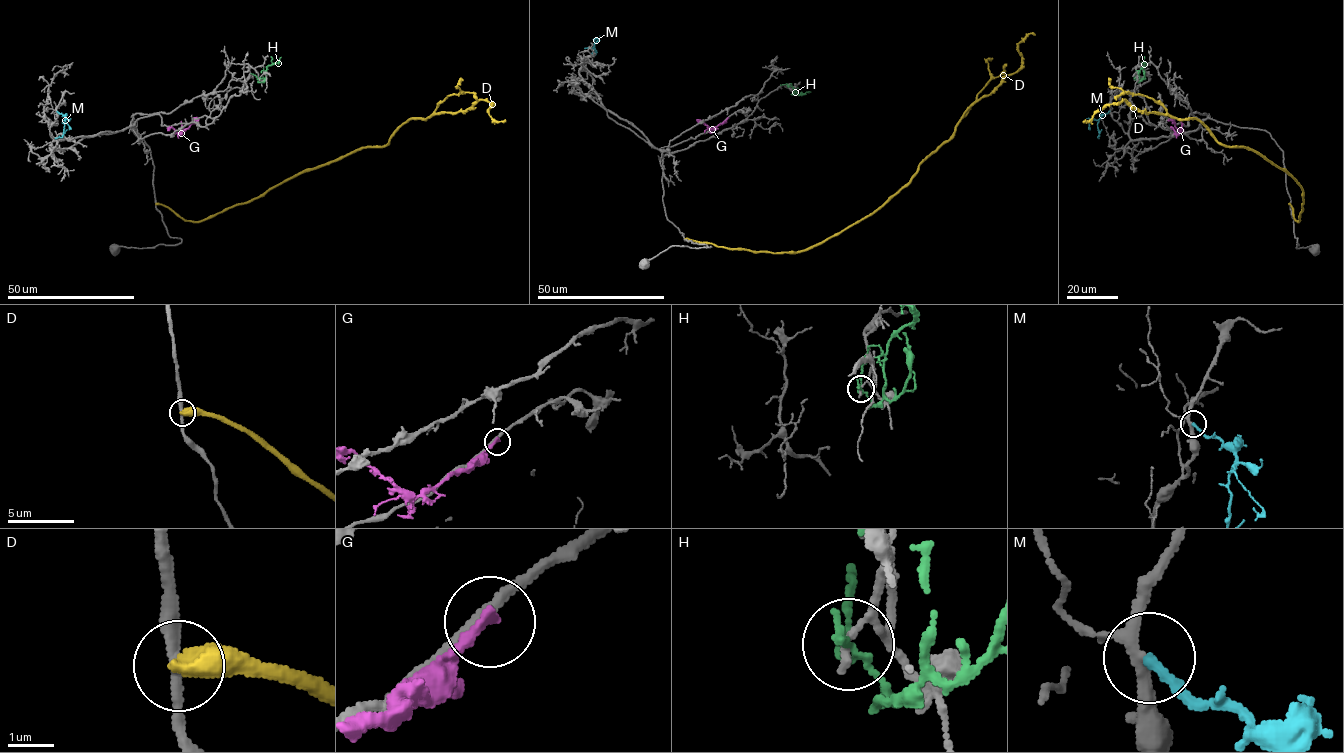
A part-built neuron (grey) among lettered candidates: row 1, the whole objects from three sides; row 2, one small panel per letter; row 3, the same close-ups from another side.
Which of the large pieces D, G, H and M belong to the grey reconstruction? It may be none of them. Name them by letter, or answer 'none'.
M

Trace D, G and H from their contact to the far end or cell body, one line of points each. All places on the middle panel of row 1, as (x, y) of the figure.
D: (685, 239), (794, 253), (871, 215), (949, 139), (974, 103), (1020, 68), (1018, 44), (1035, 35)
G: (728, 118), (712, 128), (696, 119)
H: (789, 84), (798, 94), (810, 92)

